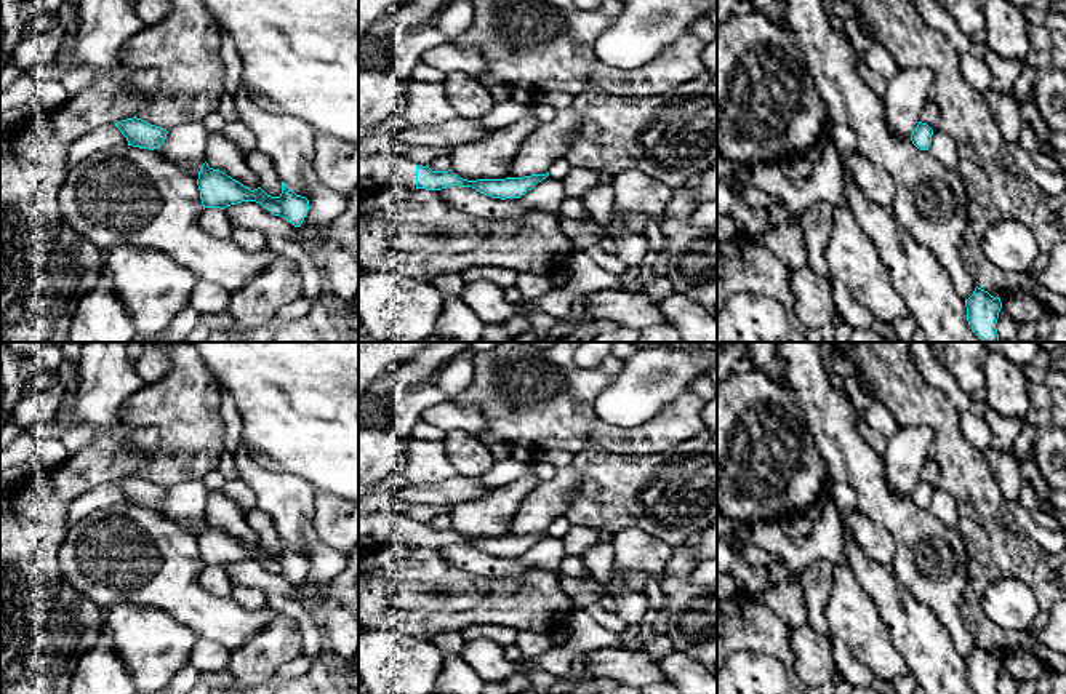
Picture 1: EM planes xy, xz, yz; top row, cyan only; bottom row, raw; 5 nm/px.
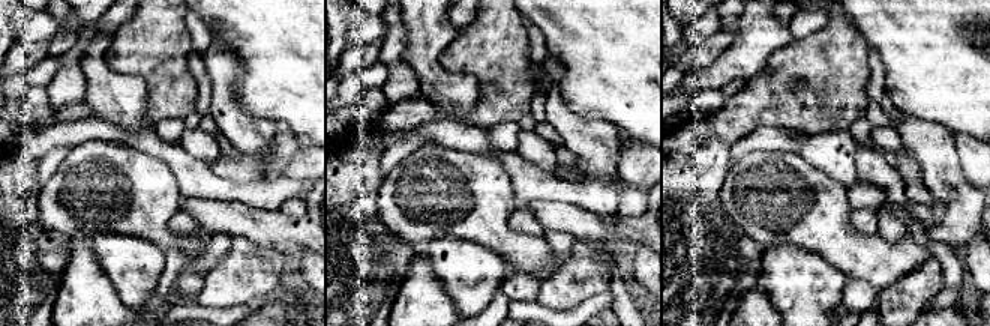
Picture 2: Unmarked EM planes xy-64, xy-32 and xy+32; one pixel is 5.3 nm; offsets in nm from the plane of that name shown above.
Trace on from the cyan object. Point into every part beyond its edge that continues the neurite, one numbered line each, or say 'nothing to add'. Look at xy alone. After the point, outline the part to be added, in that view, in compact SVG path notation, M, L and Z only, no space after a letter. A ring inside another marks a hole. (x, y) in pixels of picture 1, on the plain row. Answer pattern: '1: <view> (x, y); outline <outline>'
nothing to add

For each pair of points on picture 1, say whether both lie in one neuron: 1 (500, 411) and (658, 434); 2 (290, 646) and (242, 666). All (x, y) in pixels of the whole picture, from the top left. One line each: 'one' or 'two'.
1: one
2: one

